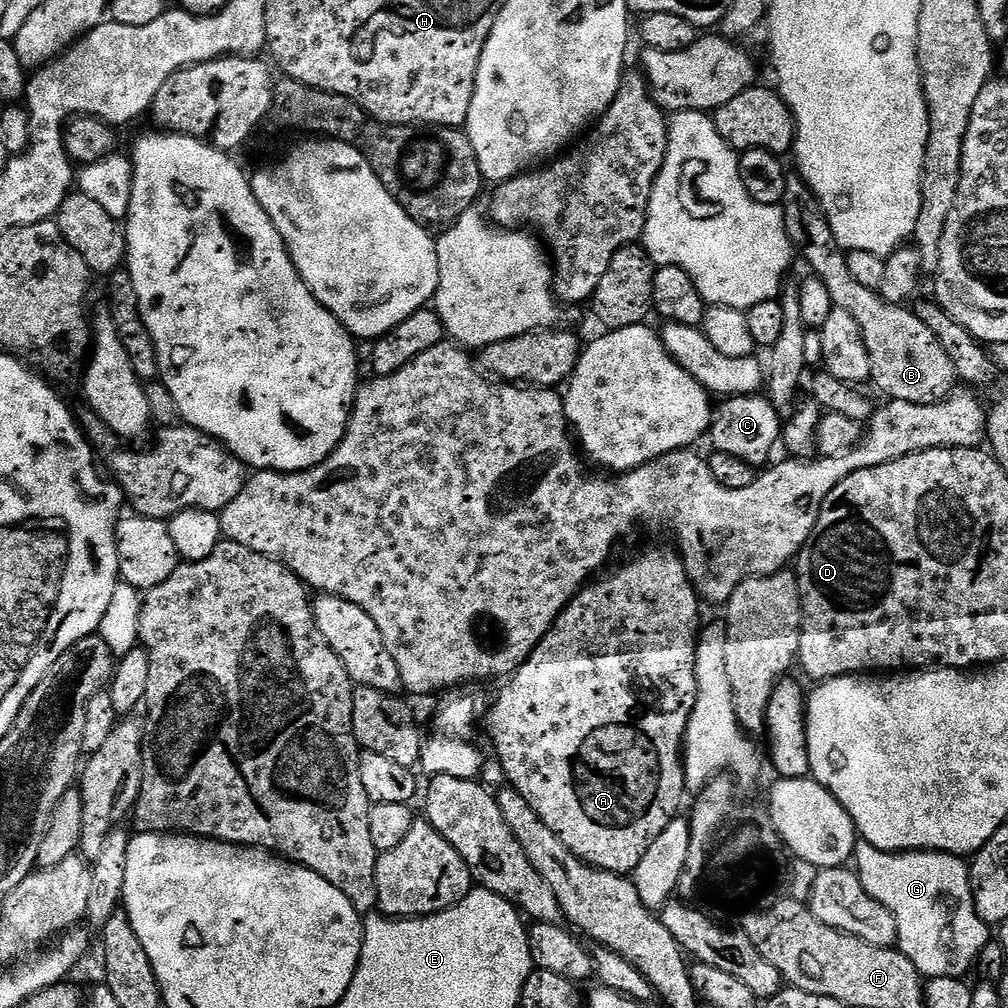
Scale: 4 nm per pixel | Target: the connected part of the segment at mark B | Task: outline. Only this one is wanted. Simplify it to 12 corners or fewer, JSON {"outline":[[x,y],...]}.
{"outline":[[789,175],[786,234],[858,322],[871,383],[937,404],[950,354],[911,307],[854,279],[818,198]]}

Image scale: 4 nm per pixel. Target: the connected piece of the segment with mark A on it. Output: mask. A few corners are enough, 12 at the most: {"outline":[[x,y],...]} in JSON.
{"outline":[[679,551],[584,585],[486,713],[507,783],[631,874],[681,815]]}

